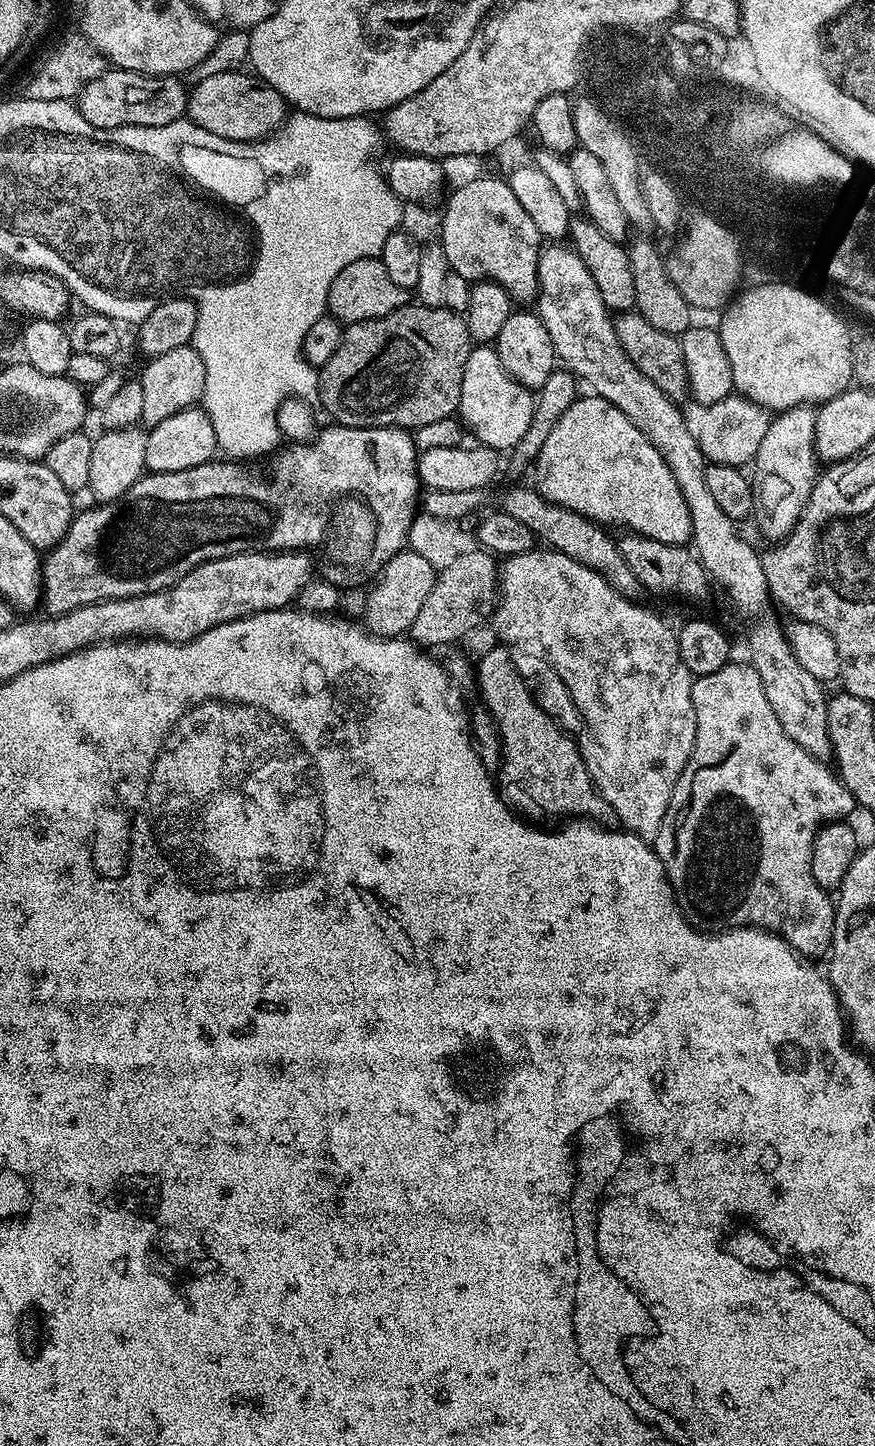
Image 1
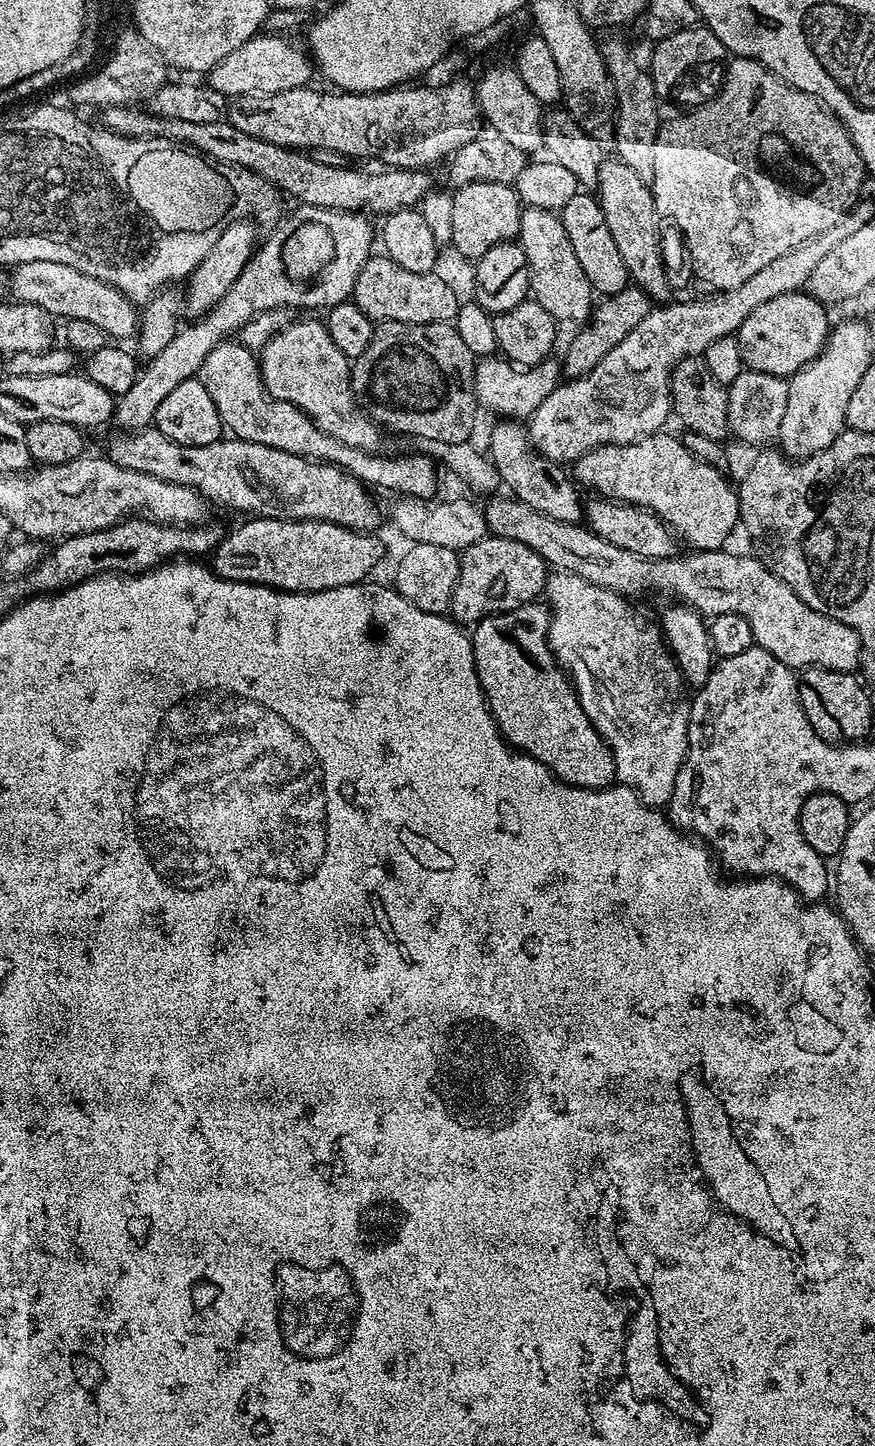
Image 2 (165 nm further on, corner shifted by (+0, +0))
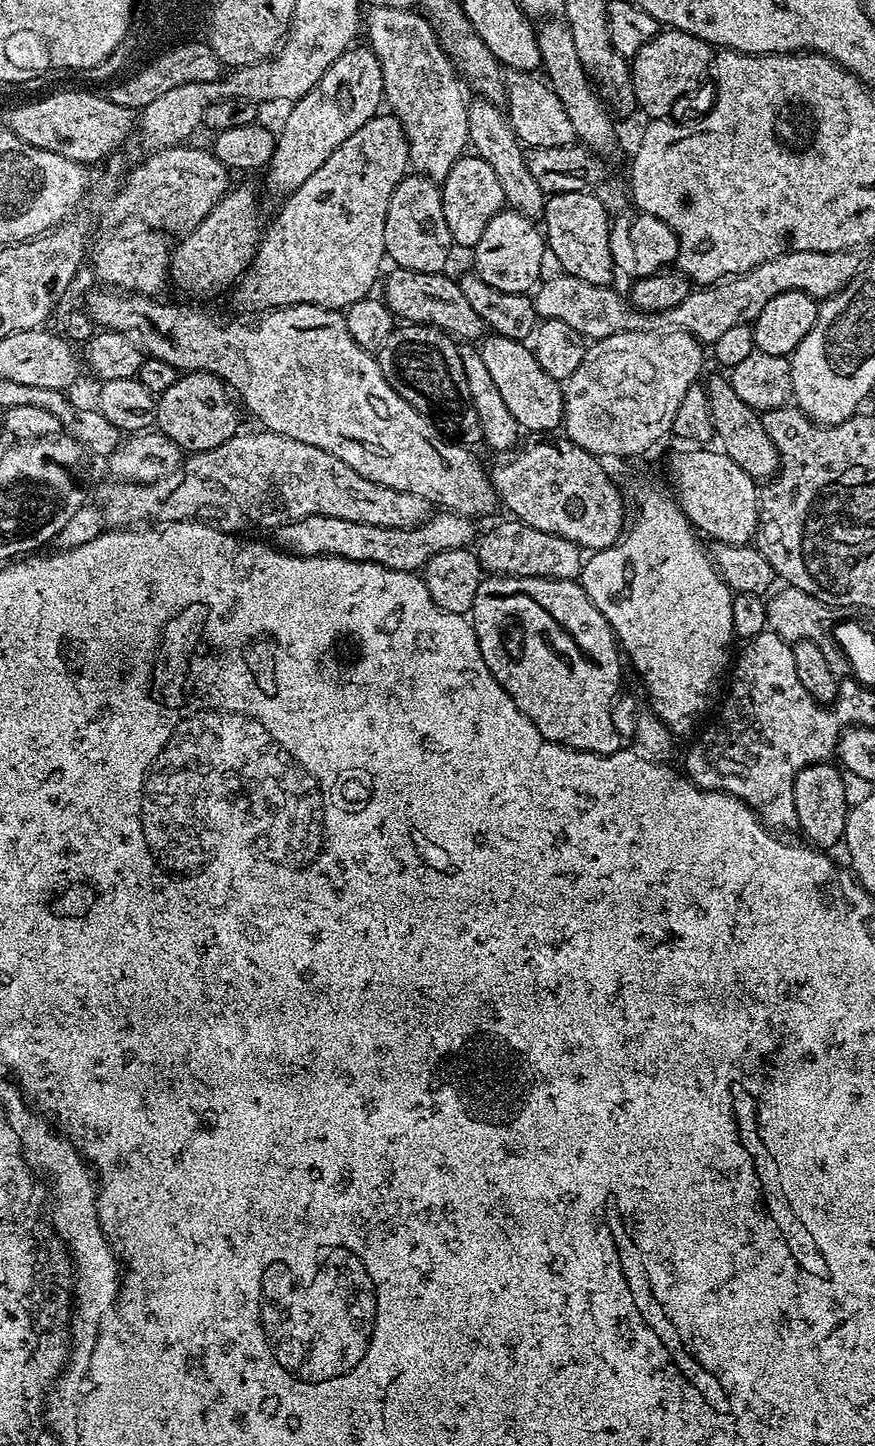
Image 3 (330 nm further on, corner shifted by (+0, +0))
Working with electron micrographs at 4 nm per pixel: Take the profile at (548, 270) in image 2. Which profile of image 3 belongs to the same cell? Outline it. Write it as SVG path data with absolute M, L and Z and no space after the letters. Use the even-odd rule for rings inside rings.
M475 97L468 103L467 128L469 145L478 156L491 164L494 168L494 174L498 174L505 203L513 211L520 212L524 216L541 217L546 194L530 173L524 146L517 138L505 111L484 97Z

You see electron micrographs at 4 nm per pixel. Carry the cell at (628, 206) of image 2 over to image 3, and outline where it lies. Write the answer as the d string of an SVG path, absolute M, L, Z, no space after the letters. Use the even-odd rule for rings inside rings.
M560 18L545 19L536 29L536 37L543 75L558 94L562 106L566 106L566 114L570 114L574 134L594 152L609 154L608 152L614 151L616 128L612 125L613 113L606 107L587 70L582 66L578 50L574 47L574 34L570 34L567 23Z

